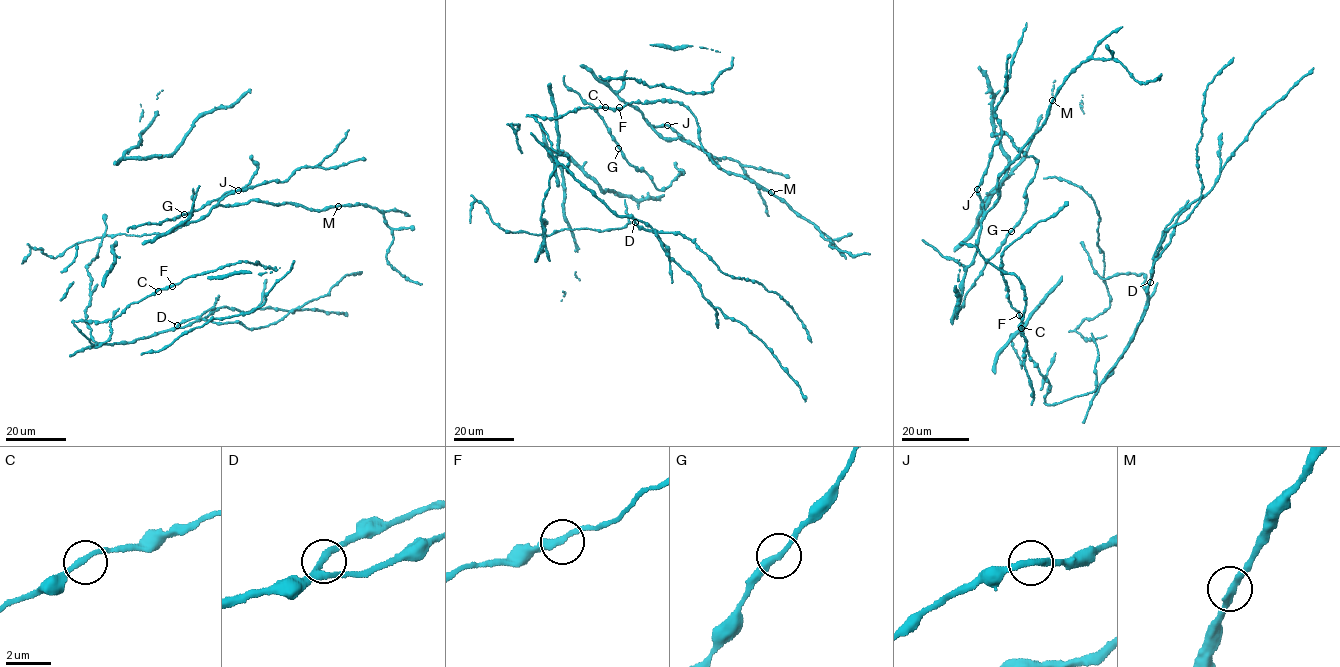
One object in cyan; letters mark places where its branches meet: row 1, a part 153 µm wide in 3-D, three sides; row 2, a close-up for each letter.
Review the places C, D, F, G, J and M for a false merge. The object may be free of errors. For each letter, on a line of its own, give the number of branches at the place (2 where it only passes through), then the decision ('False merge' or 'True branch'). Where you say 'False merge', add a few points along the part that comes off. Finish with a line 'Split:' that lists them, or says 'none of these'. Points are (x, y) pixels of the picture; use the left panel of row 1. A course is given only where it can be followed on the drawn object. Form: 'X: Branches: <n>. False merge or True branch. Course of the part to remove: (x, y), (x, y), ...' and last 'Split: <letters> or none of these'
C: Branches: 2. True branch
D: Branches: 2. True branch
F: Branches: 2. True branch
G: Branches: 2. True branch
J: Branches: 2. True branch
M: Branches: 2. True branch
Split: none of these

